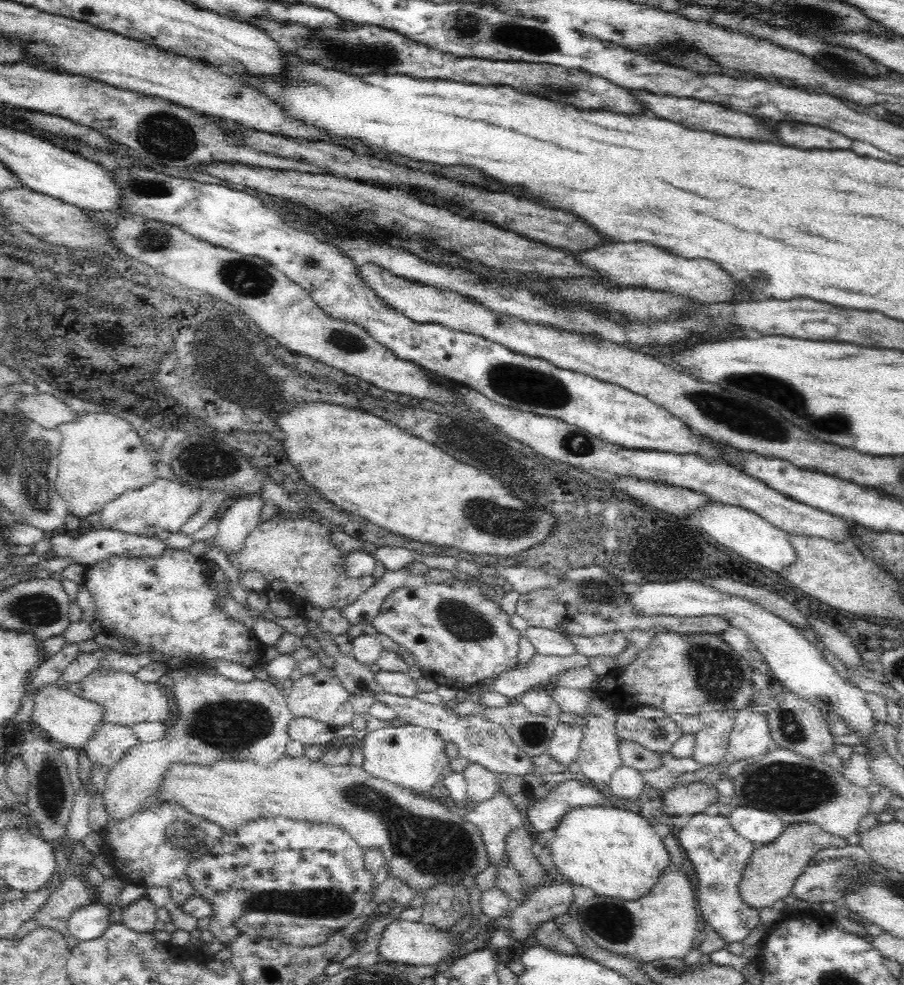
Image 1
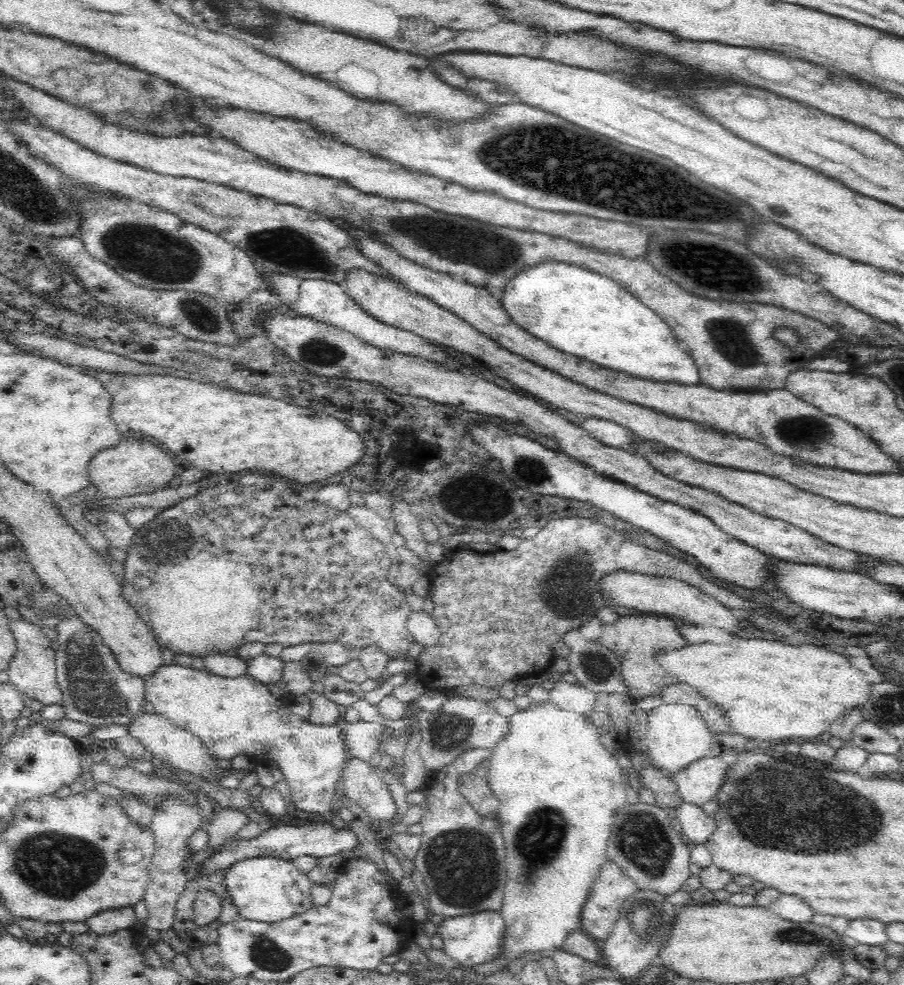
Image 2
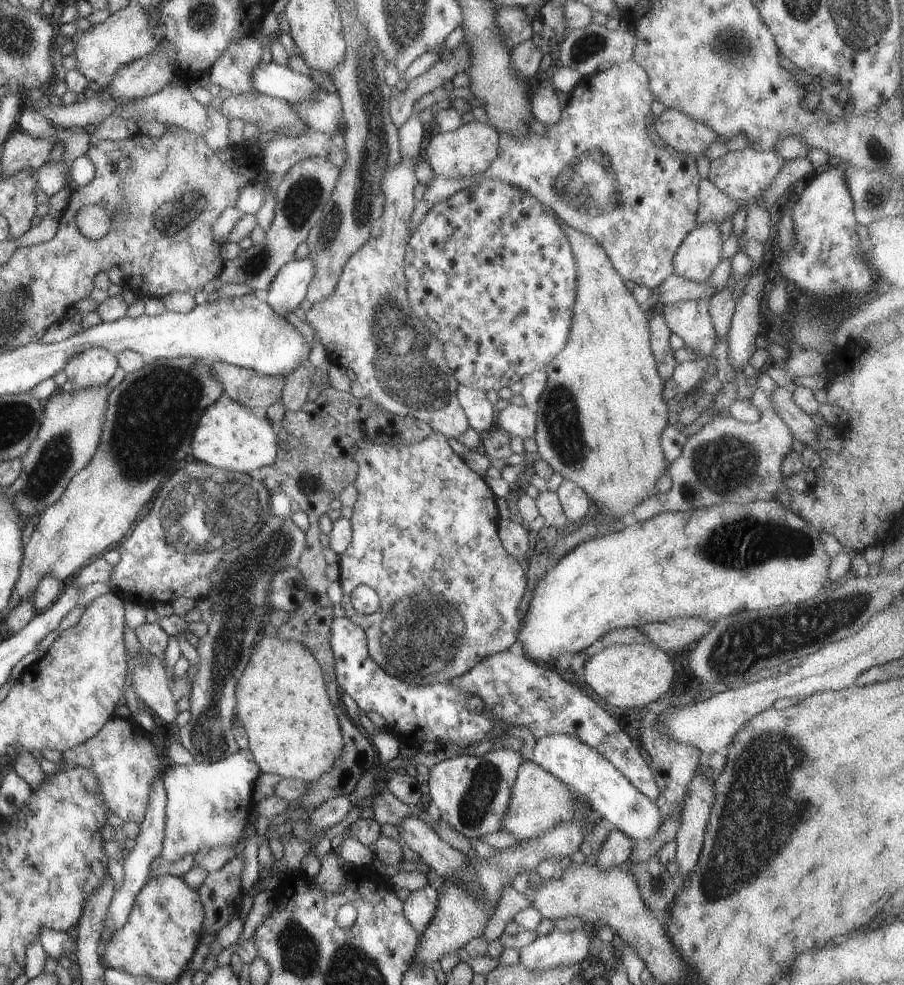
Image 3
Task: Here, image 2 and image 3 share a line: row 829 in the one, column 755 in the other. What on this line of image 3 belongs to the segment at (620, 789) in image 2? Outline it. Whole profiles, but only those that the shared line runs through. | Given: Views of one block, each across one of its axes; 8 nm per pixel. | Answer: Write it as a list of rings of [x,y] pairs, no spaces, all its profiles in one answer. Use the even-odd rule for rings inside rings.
[[[755,501],[747,504],[723,503],[694,508],[683,512],[662,512],[643,521],[624,527],[619,532],[604,534],[586,540],[571,548],[563,555],[555,565],[550,566],[543,574],[539,574],[539,580],[535,584],[533,597],[529,602],[527,612],[523,614],[521,626],[517,630],[517,642],[521,644],[523,655],[538,664],[555,662],[555,657],[561,654],[577,654],[581,650],[589,648],[599,636],[603,636],[609,630],[623,627],[638,627],[650,622],[663,622],[666,620],[689,617],[701,618],[712,622],[714,619],[741,611],[769,610],[783,606],[783,604],[797,604],[821,589],[828,588],[830,557],[823,550],[823,544],[819,538],[819,532],[808,525],[800,516],[793,514],[779,502]]]

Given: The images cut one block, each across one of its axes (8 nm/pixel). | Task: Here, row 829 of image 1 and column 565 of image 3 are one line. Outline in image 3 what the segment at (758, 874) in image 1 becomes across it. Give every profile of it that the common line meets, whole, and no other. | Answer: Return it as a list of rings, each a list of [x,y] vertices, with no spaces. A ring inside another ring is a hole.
[[[523,761],[516,770],[507,812],[499,824],[500,830],[513,834],[519,842],[539,836],[543,832],[549,832],[557,824],[573,820],[573,808],[577,799],[578,794],[555,778],[553,774],[549,774],[531,761]]]

